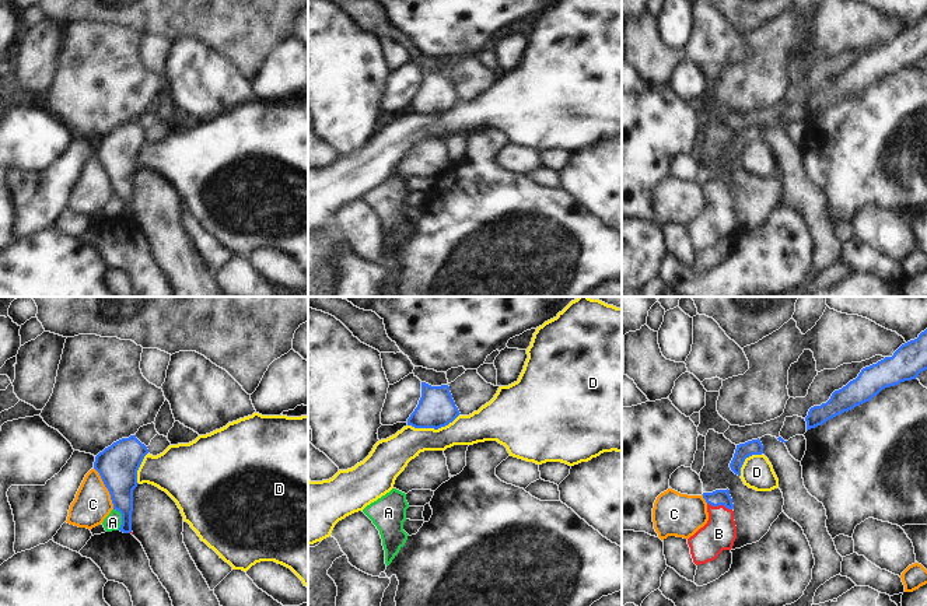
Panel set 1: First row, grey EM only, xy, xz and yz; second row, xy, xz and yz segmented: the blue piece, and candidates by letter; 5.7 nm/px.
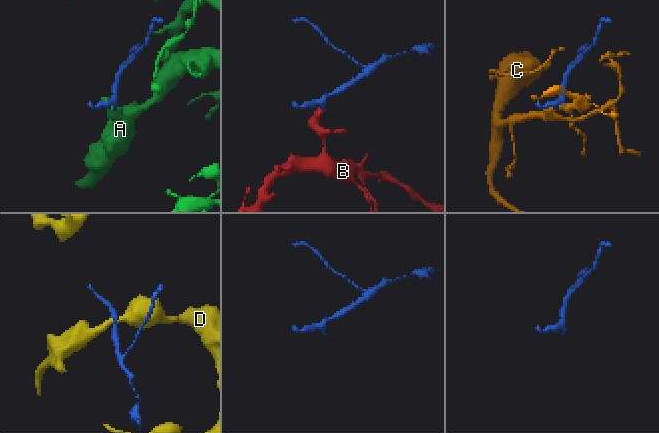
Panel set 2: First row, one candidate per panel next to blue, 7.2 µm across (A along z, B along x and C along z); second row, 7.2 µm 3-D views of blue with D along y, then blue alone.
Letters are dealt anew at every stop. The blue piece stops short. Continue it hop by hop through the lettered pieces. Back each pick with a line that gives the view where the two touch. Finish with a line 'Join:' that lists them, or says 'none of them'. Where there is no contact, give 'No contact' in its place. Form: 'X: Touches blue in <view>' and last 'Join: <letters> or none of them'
B: Touches blue in yz
Join: B

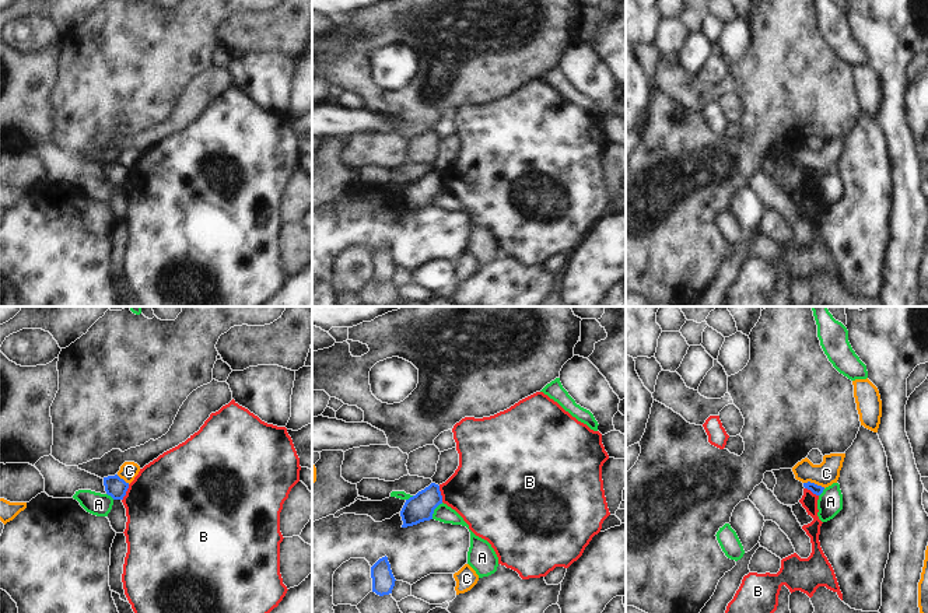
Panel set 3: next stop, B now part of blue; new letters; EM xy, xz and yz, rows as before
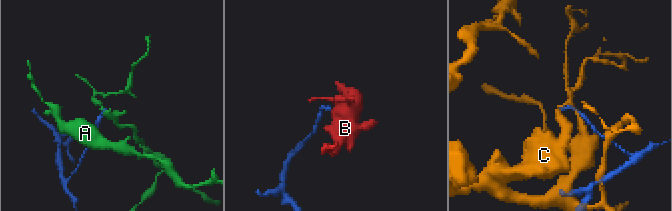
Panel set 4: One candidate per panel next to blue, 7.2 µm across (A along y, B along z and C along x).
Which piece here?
Join: none of them

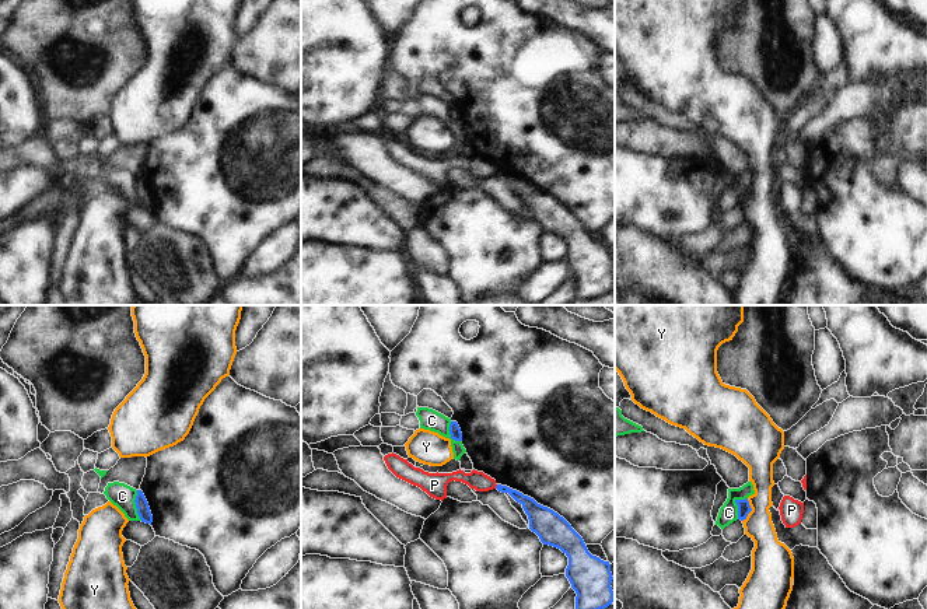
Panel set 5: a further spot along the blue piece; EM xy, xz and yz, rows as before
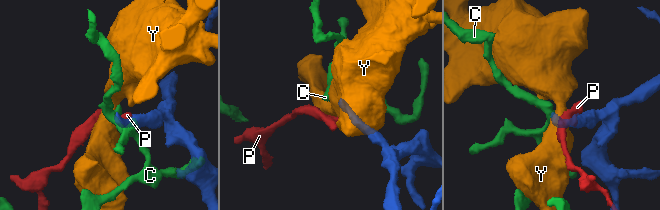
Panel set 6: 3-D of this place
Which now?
Join: none of them

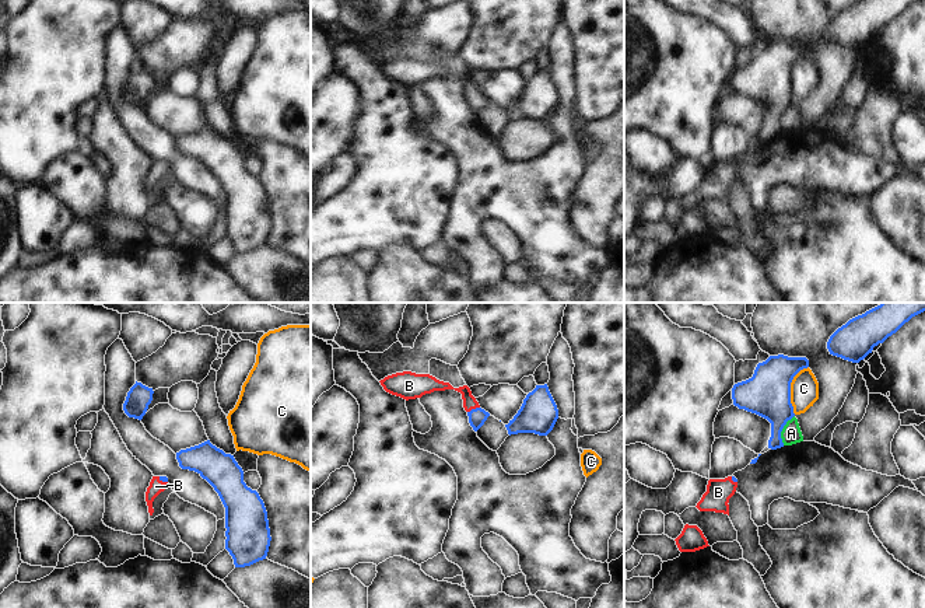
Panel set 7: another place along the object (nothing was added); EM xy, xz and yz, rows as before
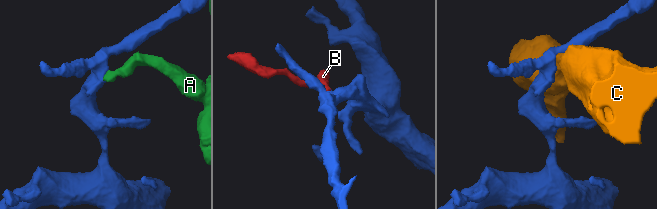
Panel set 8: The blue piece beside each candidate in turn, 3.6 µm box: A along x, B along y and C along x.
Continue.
B: Touches blue in xz
Join: B

